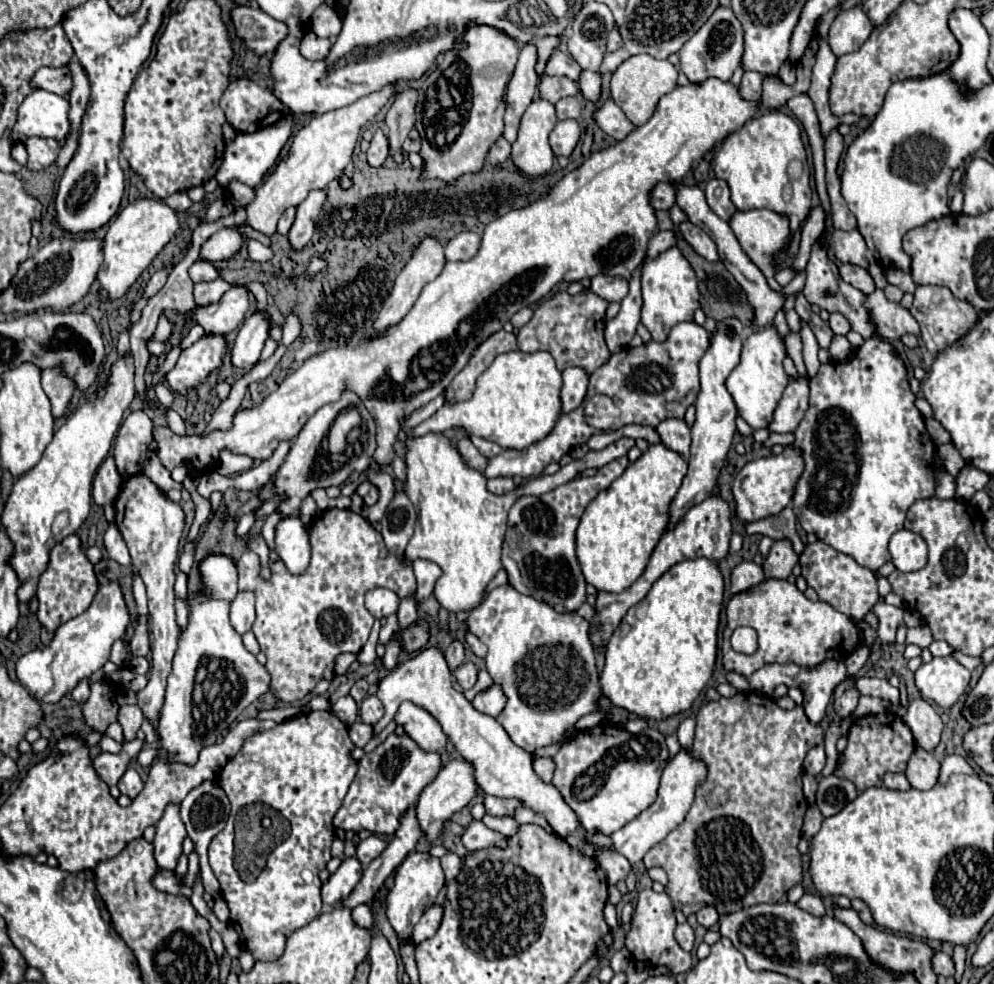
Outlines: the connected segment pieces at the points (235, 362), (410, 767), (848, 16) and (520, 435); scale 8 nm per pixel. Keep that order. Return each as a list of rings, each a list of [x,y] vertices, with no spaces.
[[[254,312],[250,318],[244,320],[234,346],[230,350],[232,366],[236,368],[252,368],[260,360],[260,352],[268,338],[268,322],[260,312]]]
[[[390,734],[370,754],[358,762],[358,772],[350,790],[334,816],[334,826],[344,830],[370,830],[378,836],[392,836],[400,814],[418,800],[418,794],[438,776],[442,760],[438,752],[422,750],[410,736]]]
[[[856,4],[850,10],[844,10],[836,16],[830,26],[830,48],[836,56],[856,52],[868,40],[874,24],[870,22],[868,14],[864,12],[862,4]]]
[[[504,352],[478,376],[476,388],[468,400],[446,402],[432,418],[418,424],[414,432],[428,434],[462,428],[468,434],[490,440],[502,448],[524,450],[536,440],[542,440],[560,418],[560,388],[562,376],[548,352]]]

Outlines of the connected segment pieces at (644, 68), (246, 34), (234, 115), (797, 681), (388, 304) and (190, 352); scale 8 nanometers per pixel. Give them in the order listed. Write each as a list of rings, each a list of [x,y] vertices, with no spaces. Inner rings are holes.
[[[638,54],[638,56],[622,62],[618,66],[618,70],[614,72],[612,82],[610,82],[612,100],[624,110],[624,114],[630,118],[630,122],[634,122],[636,126],[642,126],[652,118],[652,114],[658,106],[658,100],[676,88],[676,80],[678,80],[678,68],[674,64],[670,64],[668,60],[652,58],[648,54]]]
[[[254,6],[236,8],[232,12],[232,20],[238,36],[242,36],[246,46],[256,54],[274,52],[278,44],[288,36],[288,26],[284,22],[274,20]]]
[[[240,78],[230,82],[226,88],[220,106],[226,114],[228,124],[242,134],[252,134],[270,124],[260,124],[270,114],[286,116],[290,110],[274,96],[274,92],[266,86],[260,86],[248,78]],[[278,108],[278,110],[272,110]]]
[[[826,660],[826,662],[822,662],[822,664],[814,666],[814,668],[802,668],[802,666],[797,666],[793,663],[766,664],[766,666],[762,666],[760,670],[756,670],[748,678],[752,692],[766,694],[766,696],[770,696],[778,684],[786,684],[786,686],[800,688],[804,692],[804,712],[806,712],[806,716],[808,716],[808,720],[812,724],[820,724],[822,722],[822,718],[826,714],[826,706],[830,702],[830,696],[832,696],[834,688],[842,680],[846,680],[846,664],[844,664],[844,660]]]
[[[432,236],[424,238],[424,240],[412,250],[410,262],[408,262],[408,264],[404,266],[404,270],[398,274],[396,284],[394,284],[394,290],[392,290],[392,294],[388,296],[388,300],[384,302],[384,308],[382,308],[382,312],[378,314],[378,320],[374,322],[372,334],[378,334],[378,332],[386,330],[388,326],[398,324],[398,322],[406,316],[406,312],[412,308],[412,304],[416,302],[416,298],[418,298],[418,294],[422,292],[422,288],[424,288],[428,282],[436,280],[436,278],[442,274],[444,264],[446,264],[446,258],[444,258],[444,246],[442,246],[442,242],[436,240],[436,238],[432,238]]]
[[[202,336],[190,348],[182,350],[178,364],[166,374],[166,382],[172,390],[186,394],[186,388],[194,388],[204,382],[206,376],[222,364],[226,342],[222,336]]]

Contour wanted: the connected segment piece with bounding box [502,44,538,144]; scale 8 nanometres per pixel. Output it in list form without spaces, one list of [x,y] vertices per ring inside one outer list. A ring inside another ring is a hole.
[[[526,44],[518,56],[518,64],[514,70],[514,76],[508,84],[506,92],[506,128],[504,128],[504,138],[512,144],[518,136],[518,126],[524,110],[530,106],[536,86],[538,86],[538,74],[534,72],[536,64],[536,46]]]

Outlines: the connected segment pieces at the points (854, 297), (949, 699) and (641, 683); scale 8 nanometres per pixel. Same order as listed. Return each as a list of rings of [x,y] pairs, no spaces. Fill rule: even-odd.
[[[816,242],[814,248],[812,248],[812,254],[810,254],[810,260],[808,260],[808,266],[806,266],[806,286],[804,286],[804,296],[810,304],[816,304],[828,312],[840,312],[844,314],[850,324],[852,324],[852,330],[856,330],[858,334],[862,334],[862,338],[870,338],[872,332],[874,332],[874,324],[870,322],[866,310],[862,310],[862,298],[866,298],[860,290],[854,290],[850,284],[842,282],[840,274],[838,274],[838,268],[826,258],[826,248]]]
[[[954,656],[934,658],[916,670],[916,686],[924,700],[950,708],[970,684],[970,670],[966,670]]]
[[[708,558],[678,562],[660,576],[648,596],[628,610],[606,646],[606,666],[600,676],[600,686],[612,704],[644,720],[664,720],[688,710],[714,670],[722,600],[724,580],[716,562]]]

